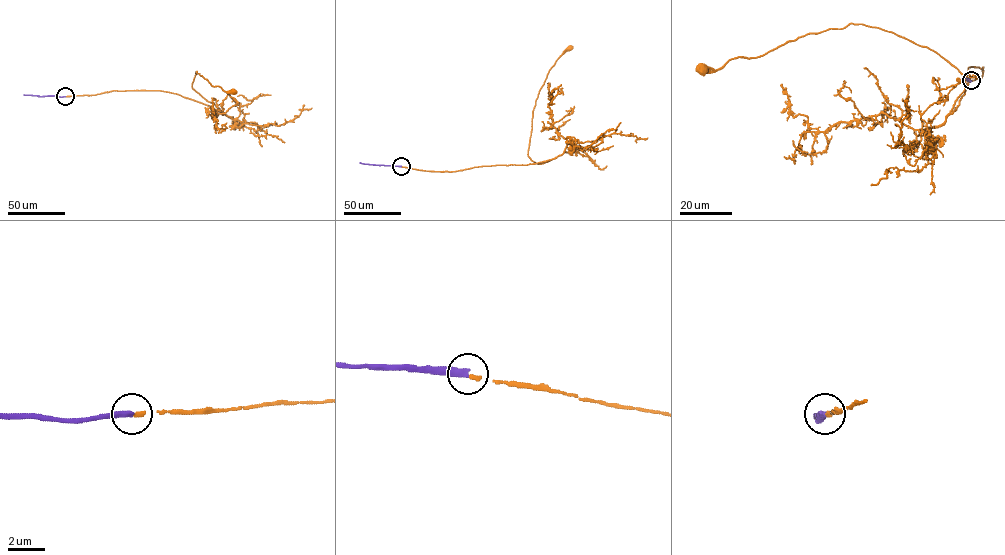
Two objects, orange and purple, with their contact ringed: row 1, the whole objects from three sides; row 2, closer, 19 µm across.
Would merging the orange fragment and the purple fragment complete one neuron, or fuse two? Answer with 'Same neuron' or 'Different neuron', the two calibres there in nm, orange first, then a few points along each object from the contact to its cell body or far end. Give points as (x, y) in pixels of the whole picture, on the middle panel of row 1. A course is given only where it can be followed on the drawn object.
Same neuron. Thickness 180 nm (orange) against 360 nm. Course of orange: (401, 166), (454, 171), (555, 158), (537, 164), (528, 156), (532, 111), (548, 71), (568, 47). Course of purple: (401, 166), (360, 162)

